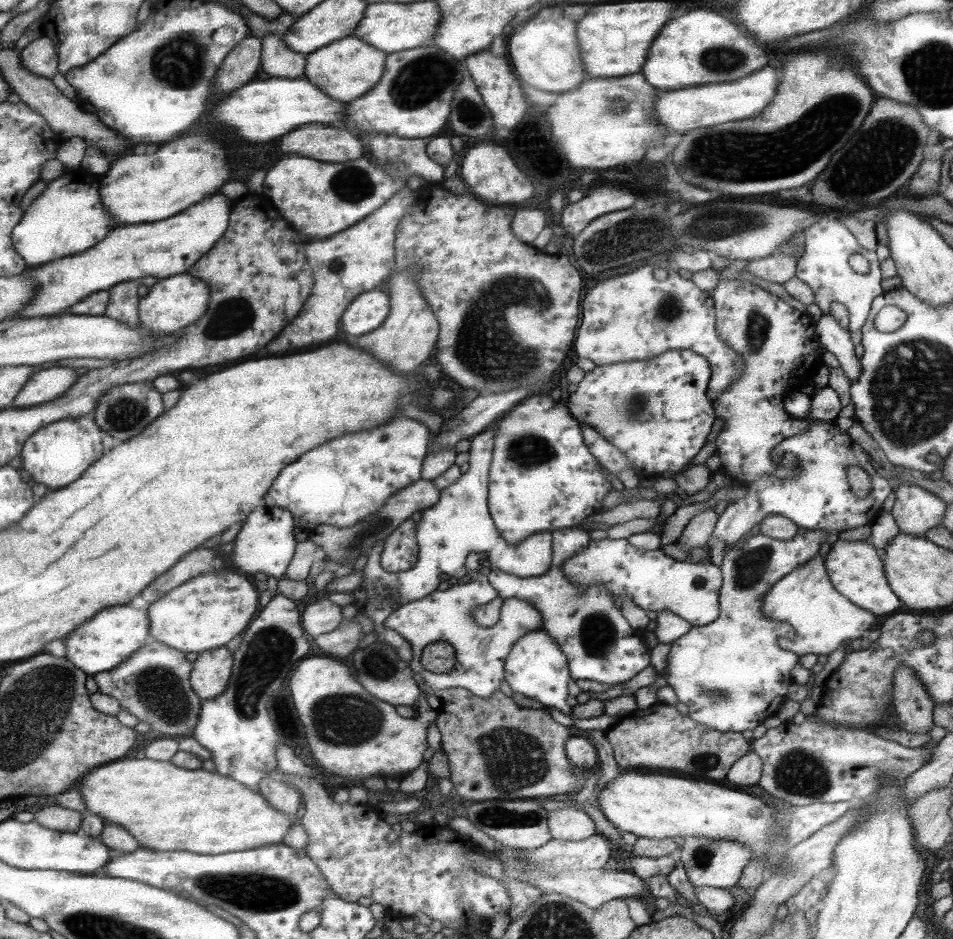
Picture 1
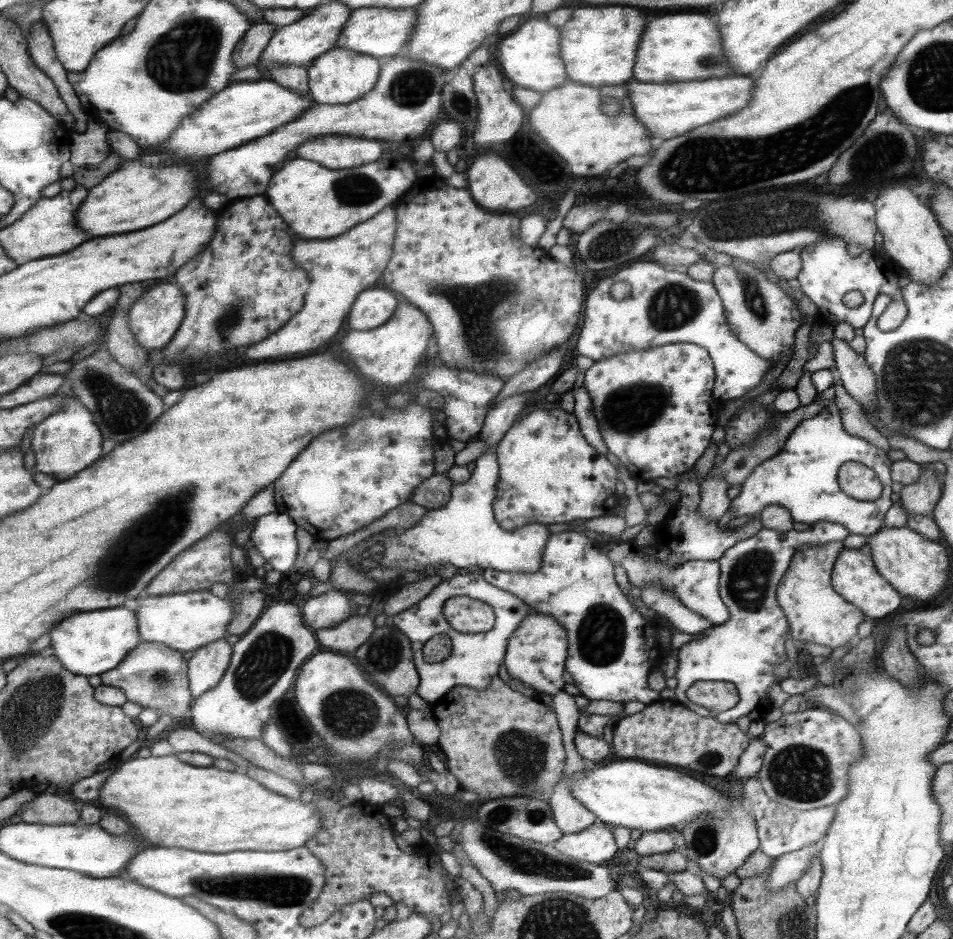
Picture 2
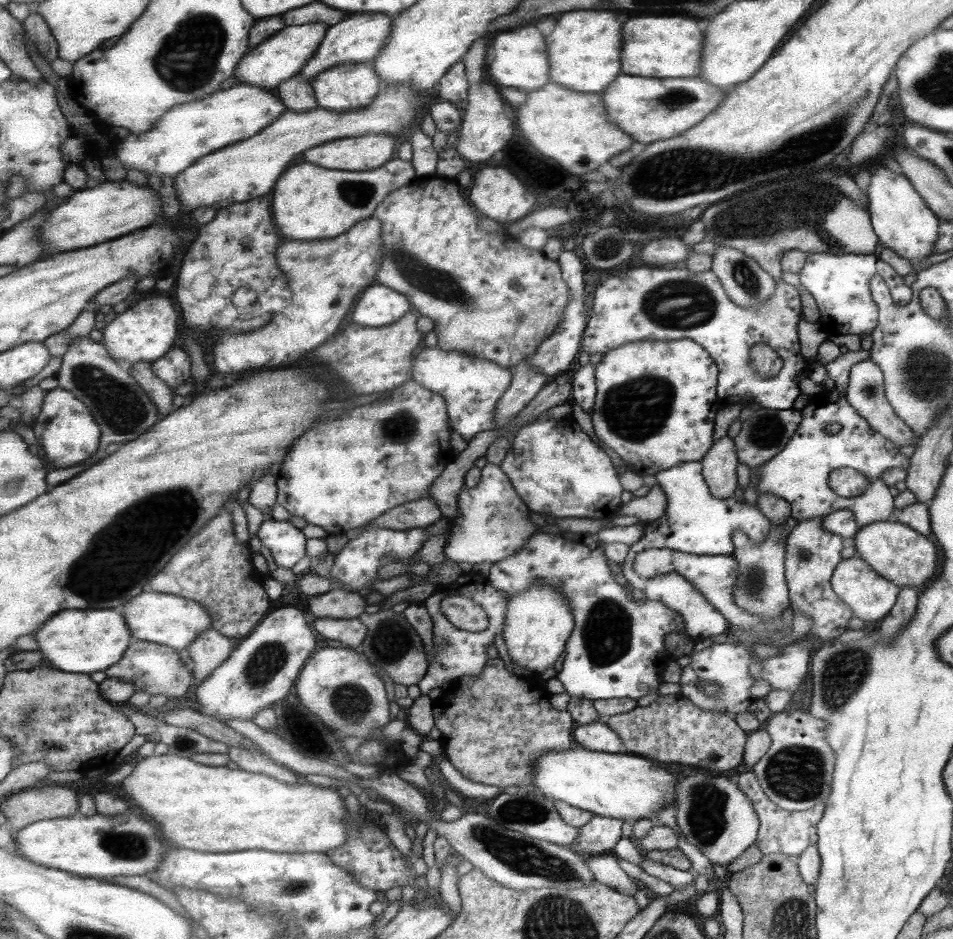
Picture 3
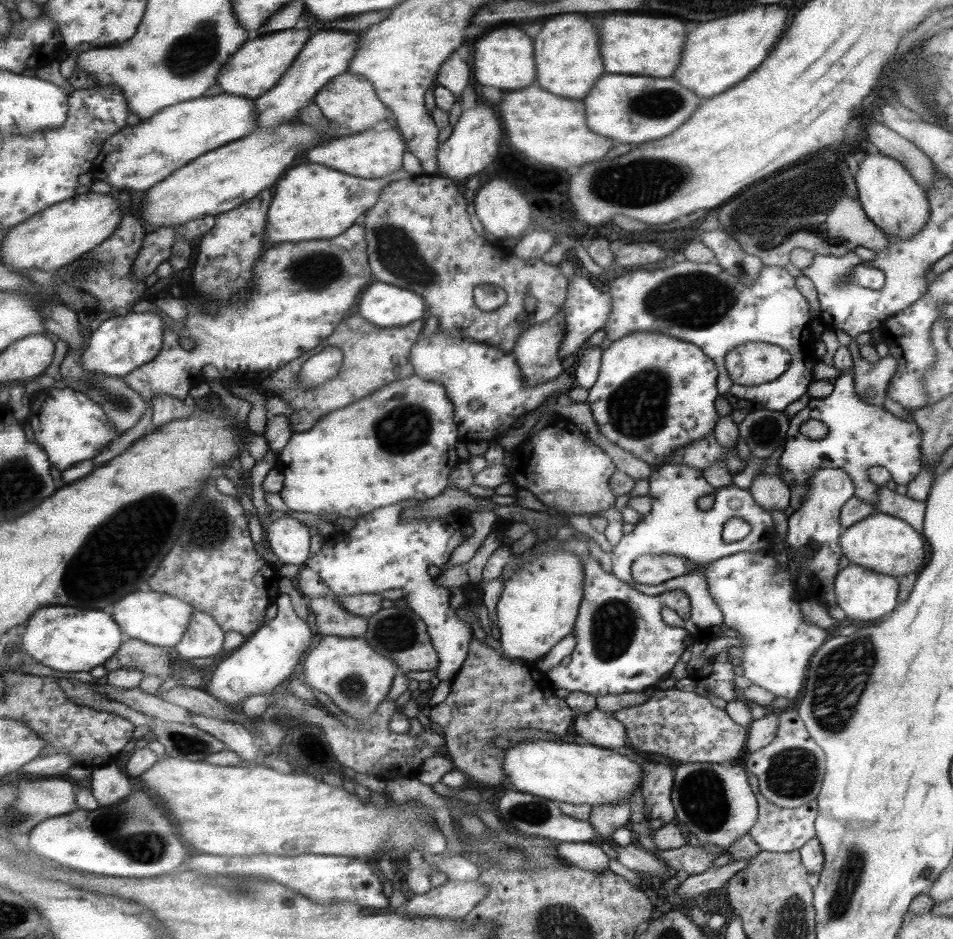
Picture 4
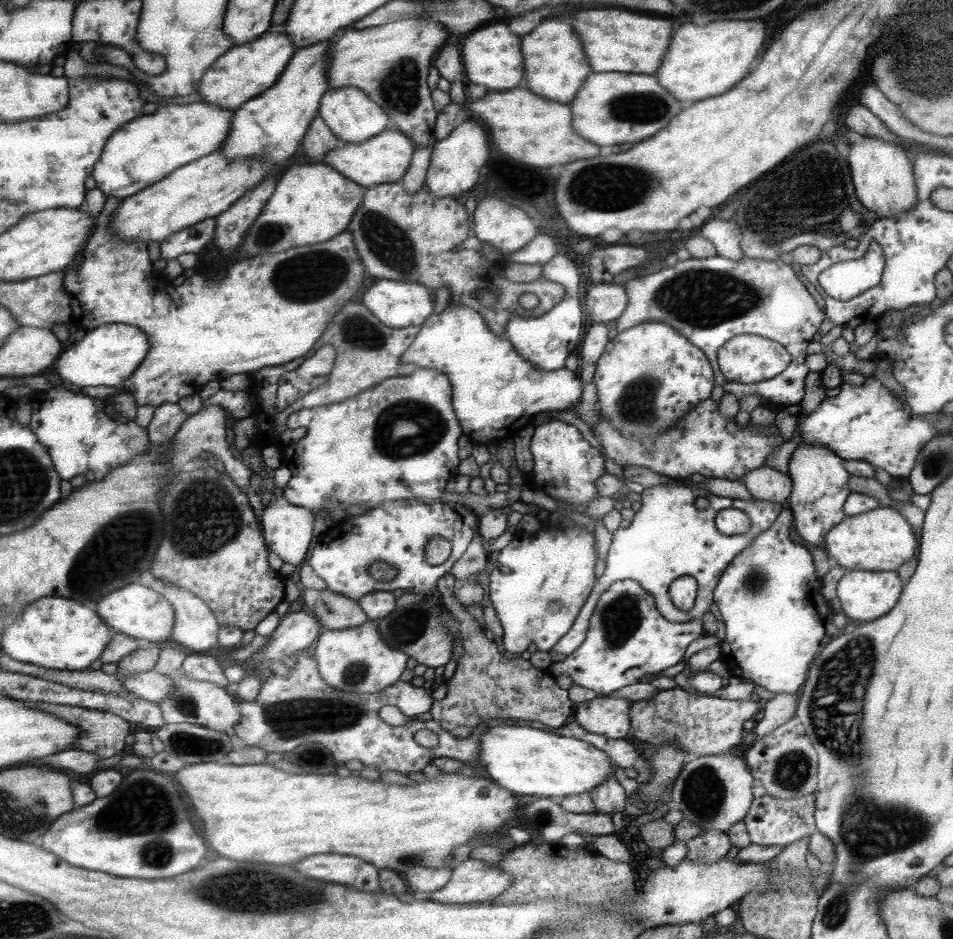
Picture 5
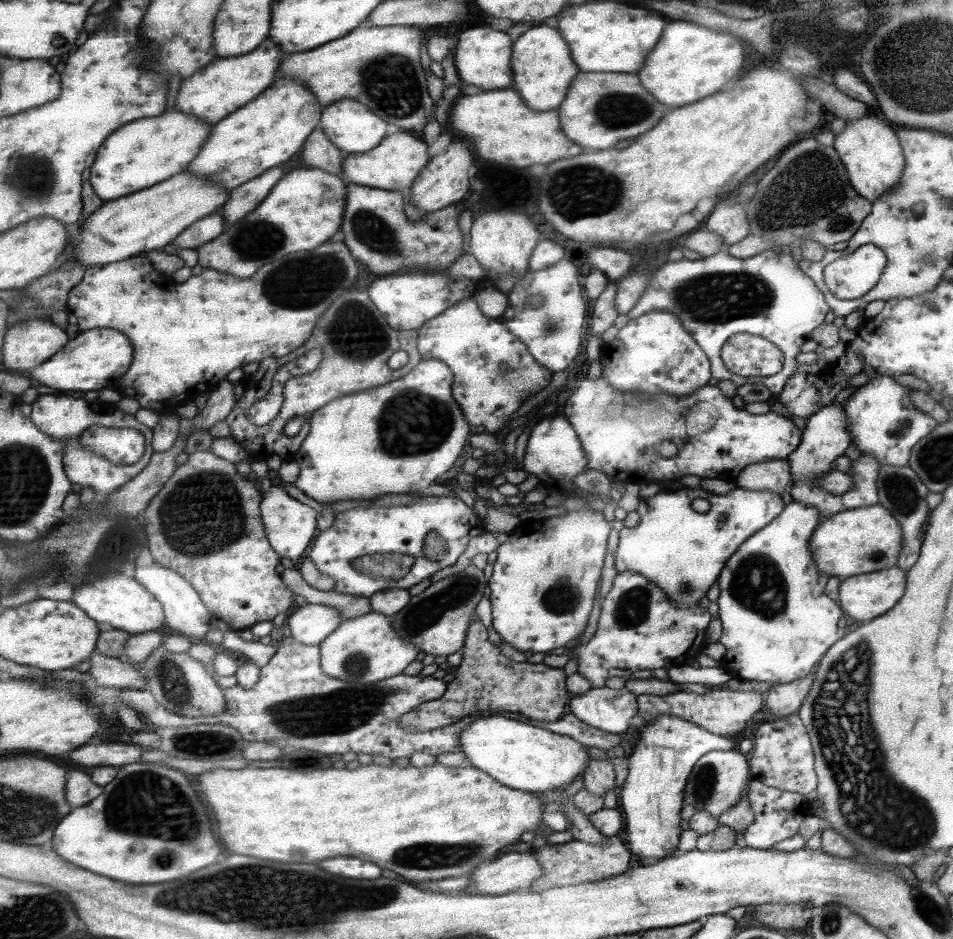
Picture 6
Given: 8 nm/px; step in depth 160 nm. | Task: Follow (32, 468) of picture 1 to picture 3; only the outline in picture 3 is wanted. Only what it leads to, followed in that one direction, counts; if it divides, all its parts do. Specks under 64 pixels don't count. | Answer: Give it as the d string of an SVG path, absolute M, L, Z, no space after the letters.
M57 387L49 391L43 405L43 414L39 416L39 422L35 424L37 440L43 446L47 454L47 464L51 468L71 468L81 462L87 462L93 454L97 454L102 443L102 428L98 420L93 418L94 413L79 400L79 397L67 389Z

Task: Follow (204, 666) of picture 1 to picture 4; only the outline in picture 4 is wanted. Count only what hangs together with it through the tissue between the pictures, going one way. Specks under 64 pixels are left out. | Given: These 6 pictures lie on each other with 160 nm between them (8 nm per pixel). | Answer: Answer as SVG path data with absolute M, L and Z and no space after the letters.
M193 612L186 634L174 646L183 658L209 658L221 652L224 632L209 613Z

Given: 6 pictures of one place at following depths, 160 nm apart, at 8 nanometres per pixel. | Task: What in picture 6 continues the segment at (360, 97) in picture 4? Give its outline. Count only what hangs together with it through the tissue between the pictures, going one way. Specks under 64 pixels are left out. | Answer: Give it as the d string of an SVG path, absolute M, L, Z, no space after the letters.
M350 98L339 99L337 102L324 107L322 109L321 122L318 123L318 127L325 133L325 136L344 155L373 150L382 142L385 126L388 126L388 124L385 124L382 117L371 112L367 105Z

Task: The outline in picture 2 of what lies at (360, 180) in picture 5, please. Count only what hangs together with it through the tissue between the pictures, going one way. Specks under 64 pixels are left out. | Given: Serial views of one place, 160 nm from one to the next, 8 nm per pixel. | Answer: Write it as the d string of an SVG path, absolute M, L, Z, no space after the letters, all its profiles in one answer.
M319 136L317 140L307 140L307 144L299 148L299 158L315 160L317 164L323 164L323 168L331 169L373 163L380 154L379 142L352 136Z

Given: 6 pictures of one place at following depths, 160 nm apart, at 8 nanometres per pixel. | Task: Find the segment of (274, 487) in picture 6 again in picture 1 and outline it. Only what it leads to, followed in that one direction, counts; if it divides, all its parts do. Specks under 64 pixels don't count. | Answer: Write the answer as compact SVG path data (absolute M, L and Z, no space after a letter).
M267 505L255 508L232 540L232 549L227 554L229 567L233 566L245 574L263 572L266 576L281 579L290 564L289 560L294 558L294 548L297 546L293 537L294 526L294 516L288 510Z

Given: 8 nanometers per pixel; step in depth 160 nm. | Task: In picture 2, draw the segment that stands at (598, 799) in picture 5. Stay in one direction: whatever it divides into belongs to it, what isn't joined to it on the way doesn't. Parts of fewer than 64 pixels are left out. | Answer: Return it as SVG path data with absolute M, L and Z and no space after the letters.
M596 822L583 831L561 836L552 847L559 854L573 860L603 865L617 850L613 840L613 835L605 824Z

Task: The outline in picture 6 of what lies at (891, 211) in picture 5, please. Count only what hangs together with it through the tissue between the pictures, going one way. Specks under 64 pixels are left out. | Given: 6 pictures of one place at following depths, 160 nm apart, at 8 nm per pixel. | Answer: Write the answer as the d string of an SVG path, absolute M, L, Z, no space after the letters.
M877 118L845 121L845 128L835 135L832 147L847 167L847 176L850 176L855 193L865 197L870 203L885 196L902 178L905 157L901 142L895 138L895 132Z

